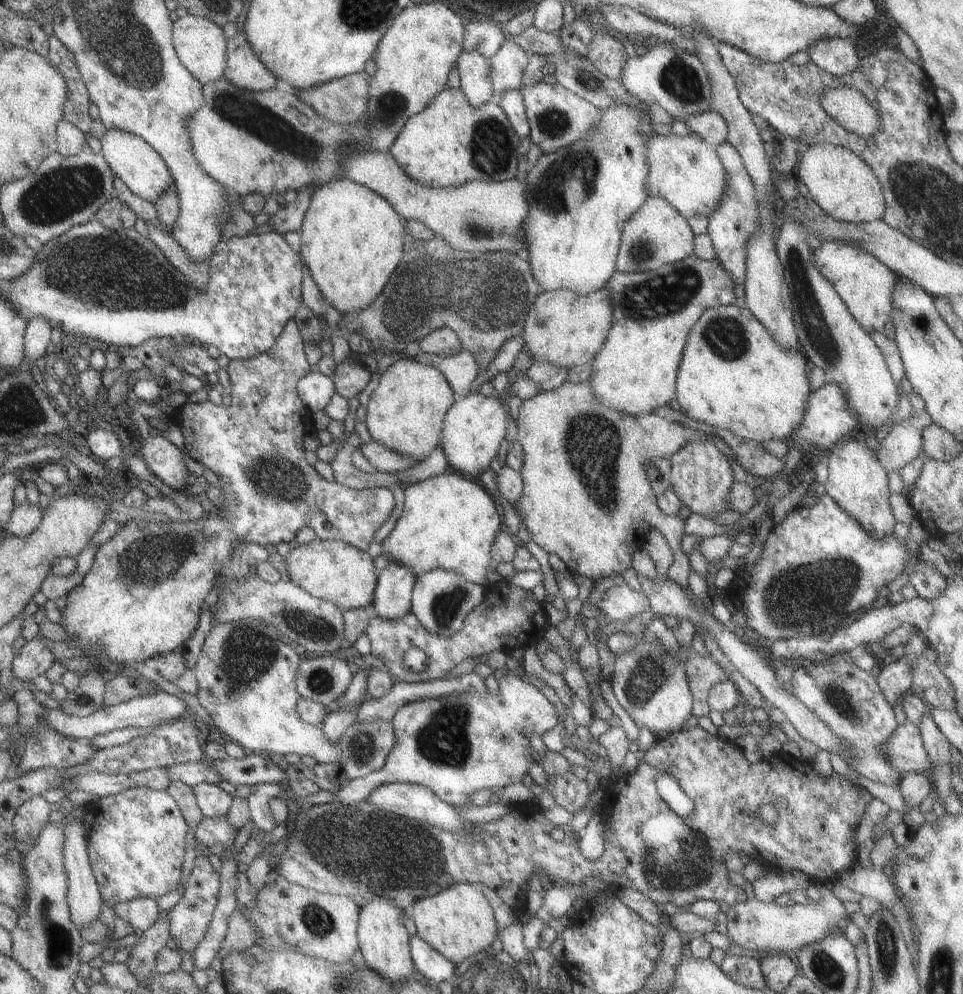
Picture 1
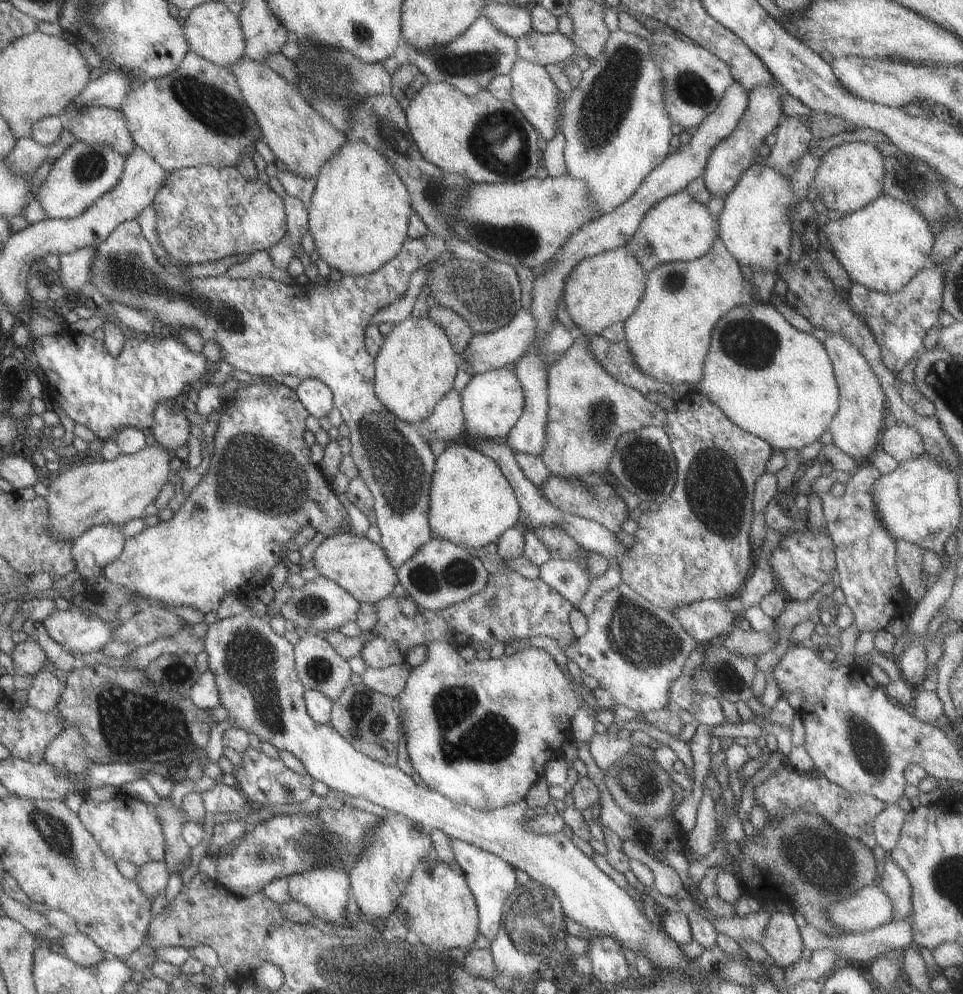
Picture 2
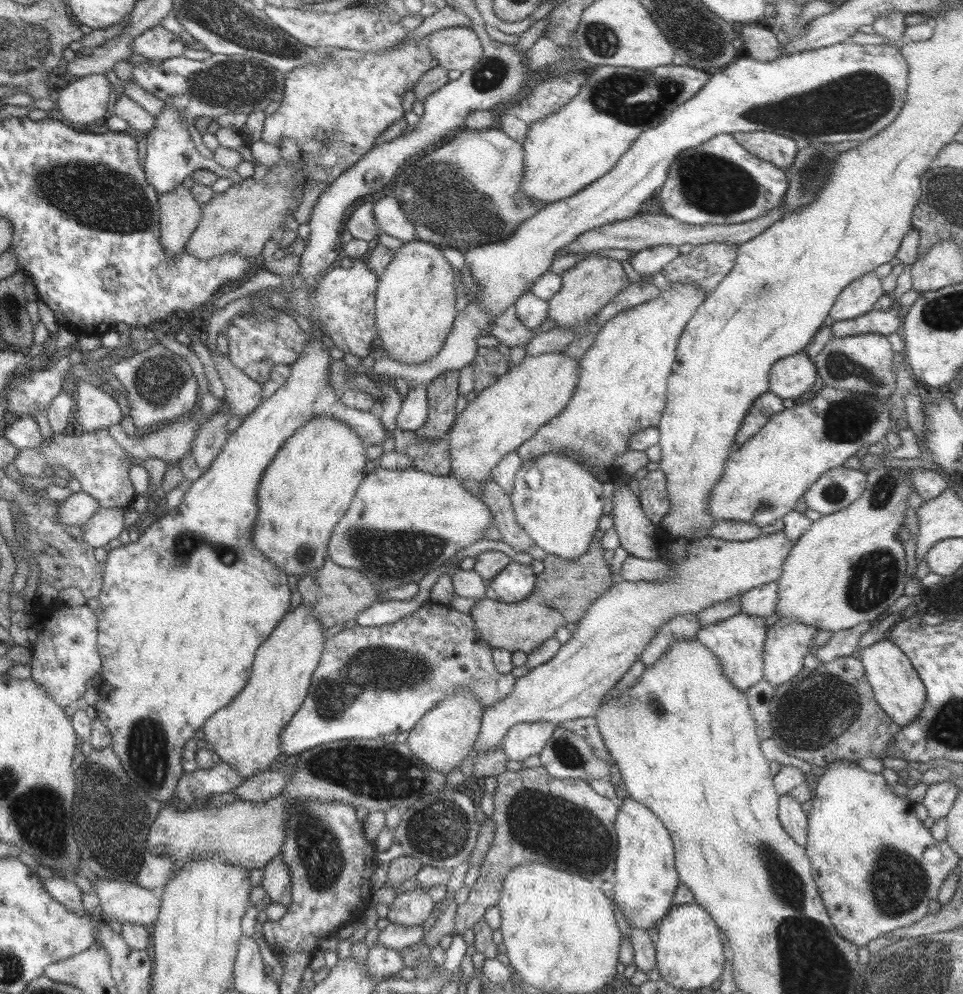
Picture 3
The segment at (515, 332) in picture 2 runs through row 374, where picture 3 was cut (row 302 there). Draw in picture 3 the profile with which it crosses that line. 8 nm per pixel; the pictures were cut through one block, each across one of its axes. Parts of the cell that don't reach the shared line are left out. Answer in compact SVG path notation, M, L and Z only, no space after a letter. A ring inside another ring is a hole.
M471 301L463 311L456 313L451 328L444 338L442 347L435 356L430 356L429 360L421 362L421 364L399 364L383 355L381 358L374 360L375 362L373 363L373 367L371 367L371 373L374 378L386 375L402 378L406 381L415 380L417 383L429 383L436 376L448 370L459 371L463 366L469 365L475 358L478 347L476 340L479 338L479 331L486 327L490 328L491 324L492 320L490 320L488 314L485 314L484 310L476 302Z

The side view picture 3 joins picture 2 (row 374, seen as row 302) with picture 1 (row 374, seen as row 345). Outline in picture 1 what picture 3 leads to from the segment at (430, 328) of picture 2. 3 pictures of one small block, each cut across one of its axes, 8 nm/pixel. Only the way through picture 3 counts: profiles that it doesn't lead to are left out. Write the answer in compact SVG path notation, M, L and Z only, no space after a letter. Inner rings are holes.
M404 357L380 374L366 405L365 426L373 442L421 462L439 445L443 417L455 401L439 370Z

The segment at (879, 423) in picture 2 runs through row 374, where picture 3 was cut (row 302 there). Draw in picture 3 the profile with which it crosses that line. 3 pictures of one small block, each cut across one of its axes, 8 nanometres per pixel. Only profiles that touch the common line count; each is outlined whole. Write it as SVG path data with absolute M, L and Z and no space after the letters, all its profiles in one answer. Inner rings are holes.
M873 271L868 272L857 278L857 280L851 281L850 284L841 290L838 296L835 297L827 316L834 321L853 320L870 312L873 309L873 305L875 305L875 301L883 294L880 279L875 277Z

